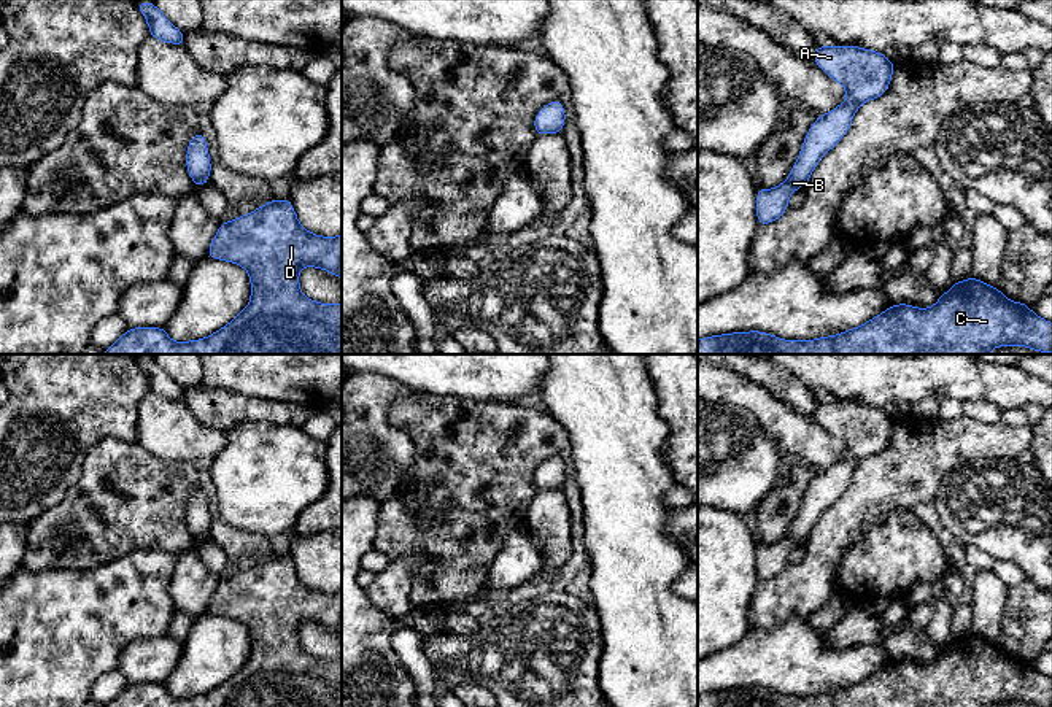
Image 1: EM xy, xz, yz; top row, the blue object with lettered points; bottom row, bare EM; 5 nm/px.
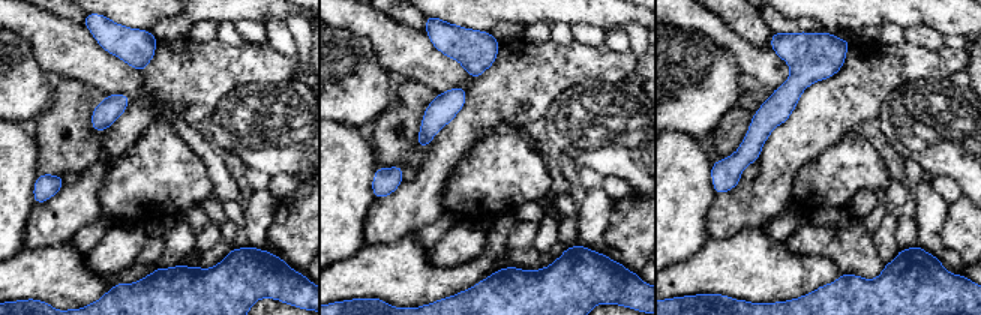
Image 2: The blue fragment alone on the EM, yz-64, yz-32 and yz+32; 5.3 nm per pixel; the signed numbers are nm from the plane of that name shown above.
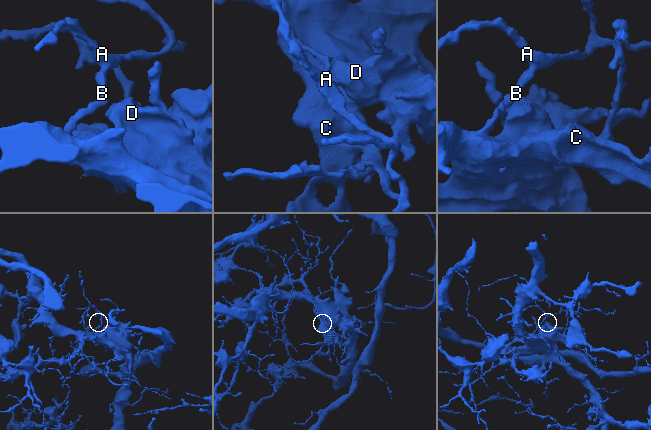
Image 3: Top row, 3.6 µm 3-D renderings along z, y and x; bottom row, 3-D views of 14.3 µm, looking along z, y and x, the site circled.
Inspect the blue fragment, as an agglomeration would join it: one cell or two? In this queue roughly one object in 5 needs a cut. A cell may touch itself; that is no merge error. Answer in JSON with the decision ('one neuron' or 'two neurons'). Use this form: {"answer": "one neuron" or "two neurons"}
{"answer": "one neuron"}

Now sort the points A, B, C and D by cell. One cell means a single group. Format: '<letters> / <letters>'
A B C D

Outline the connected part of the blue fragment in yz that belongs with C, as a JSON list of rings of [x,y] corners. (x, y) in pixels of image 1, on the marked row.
[[[971,276],[955,281],[928,308],[891,303],[864,324],[836,335],[785,340],[760,330],[731,332],[699,338],[698,354],[988,354],[1000,346],[1052,353],[1052,323],[1033,313],[1023,302],[1009,300],[1001,289]]]

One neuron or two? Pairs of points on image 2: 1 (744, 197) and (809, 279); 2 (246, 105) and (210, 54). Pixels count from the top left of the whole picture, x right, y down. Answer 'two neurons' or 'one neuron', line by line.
1: two neurons
2: two neurons

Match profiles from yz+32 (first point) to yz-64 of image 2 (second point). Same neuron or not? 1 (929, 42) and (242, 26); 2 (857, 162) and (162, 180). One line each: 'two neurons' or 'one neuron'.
1: one neuron
2: one neuron

